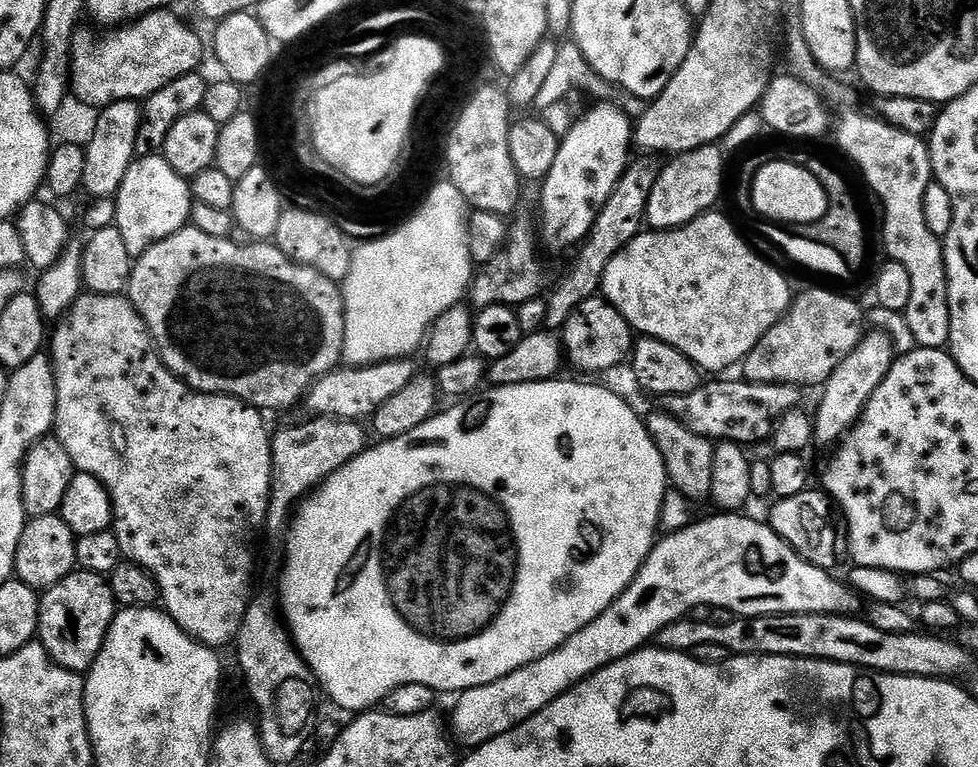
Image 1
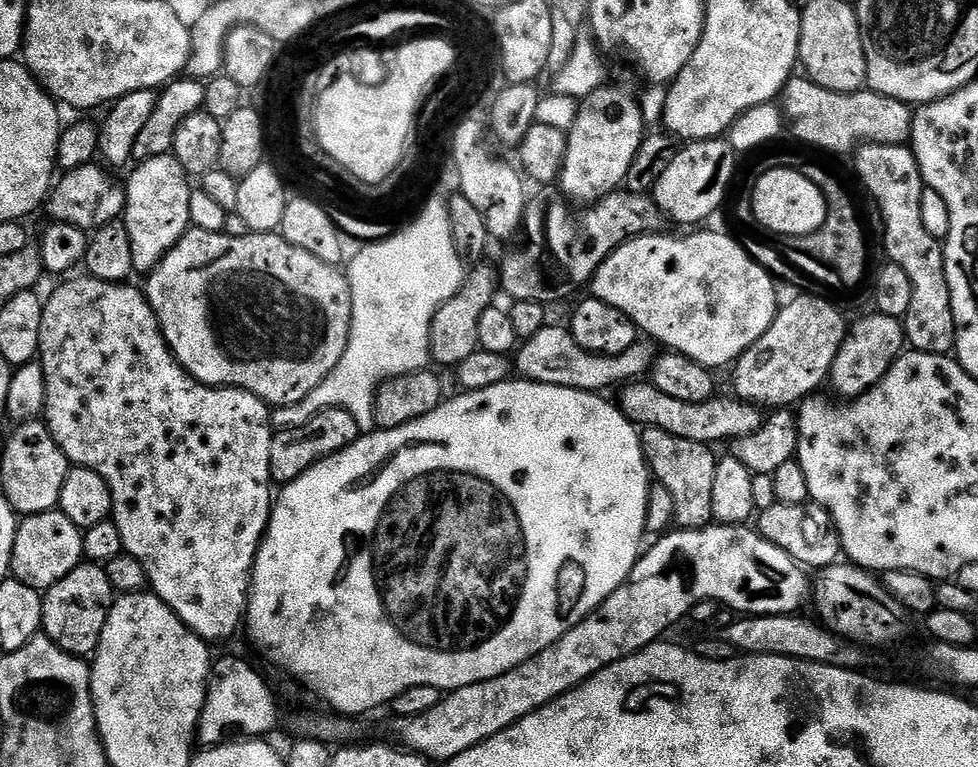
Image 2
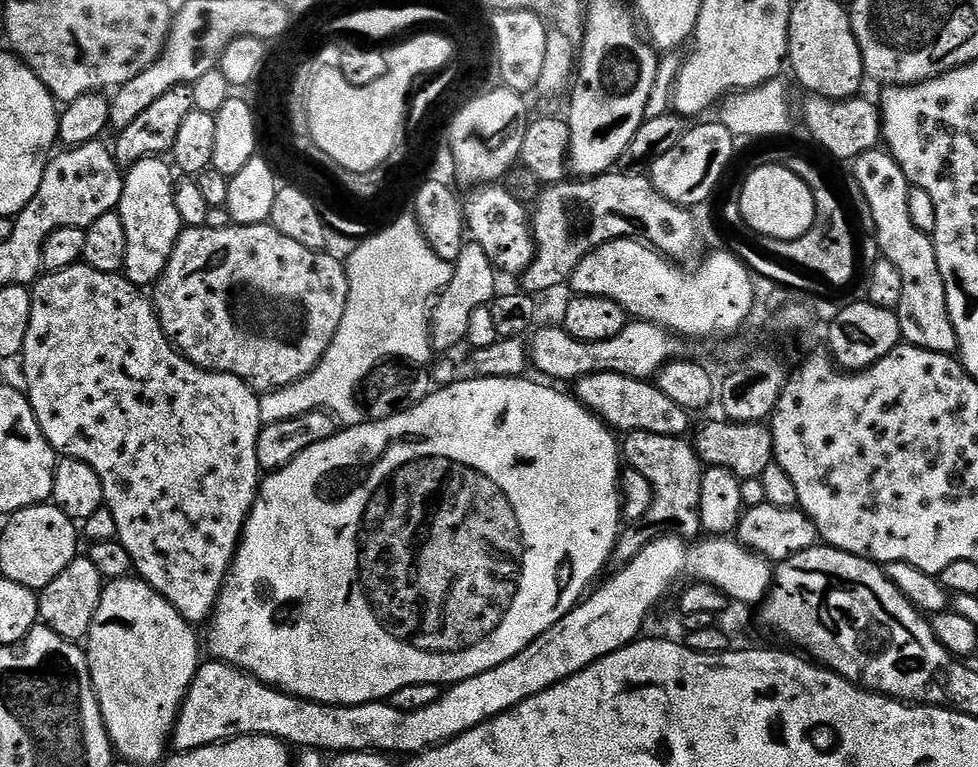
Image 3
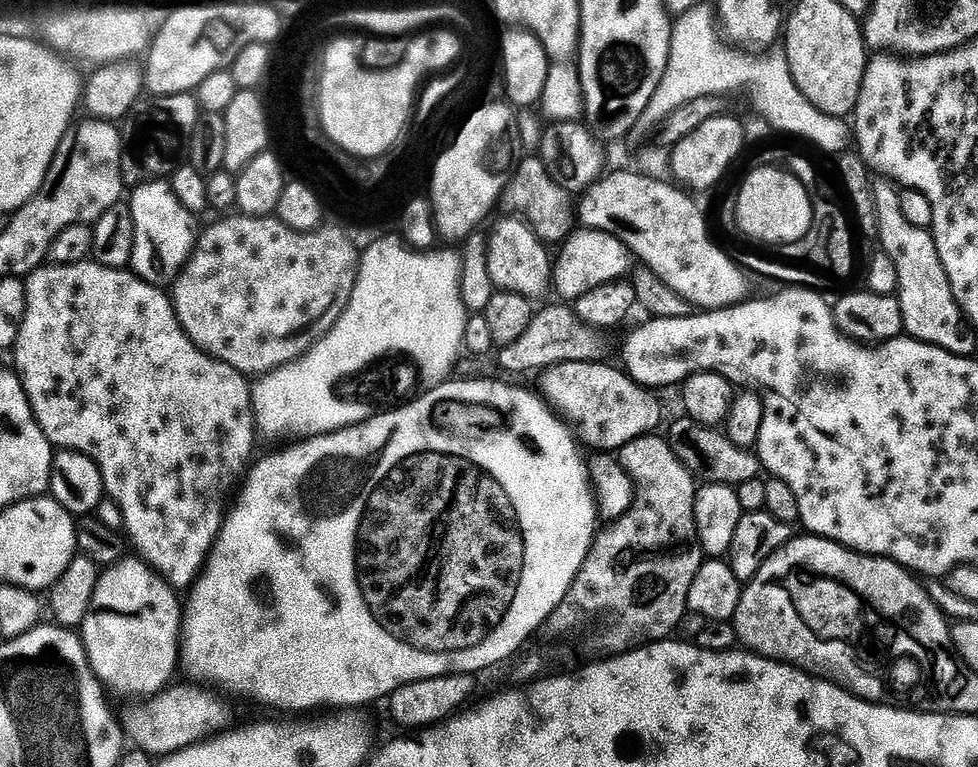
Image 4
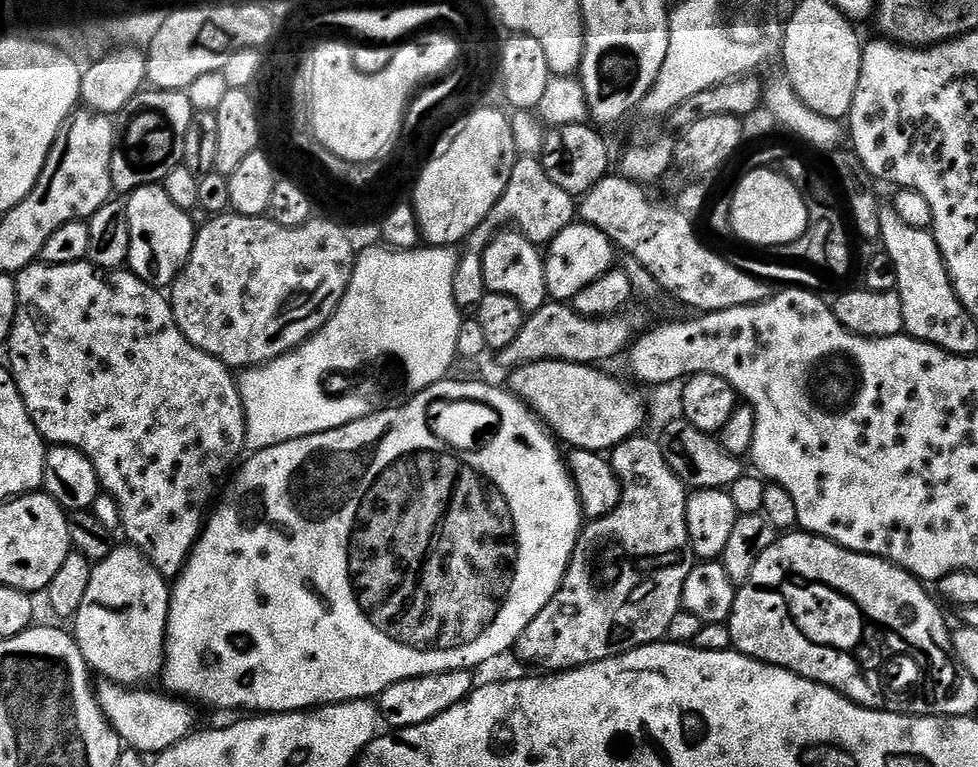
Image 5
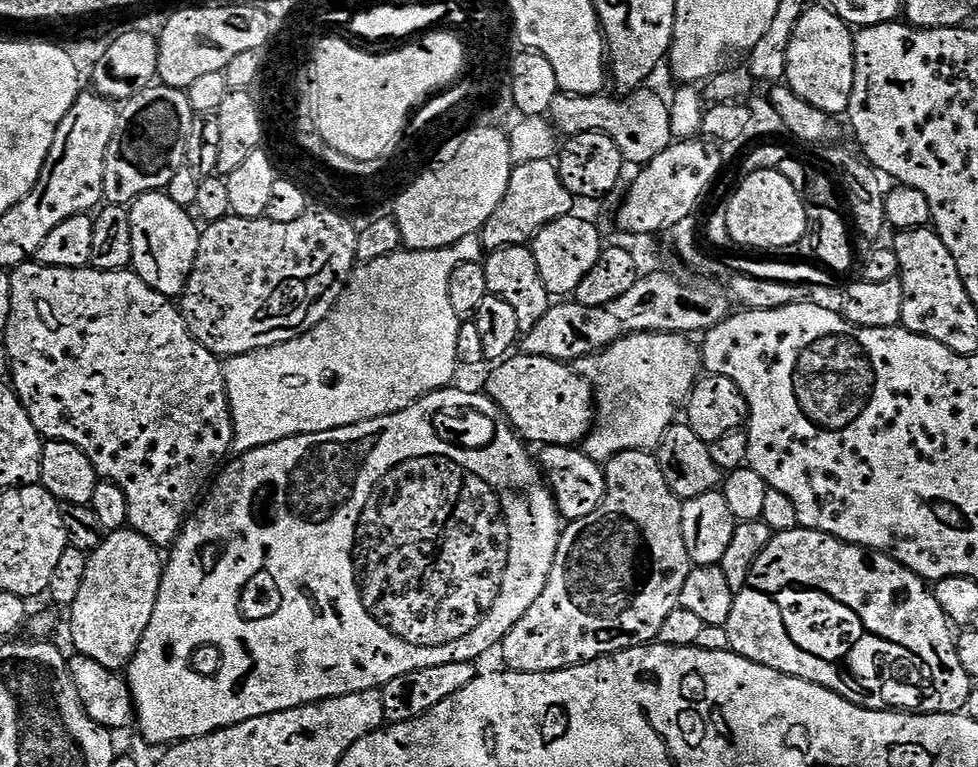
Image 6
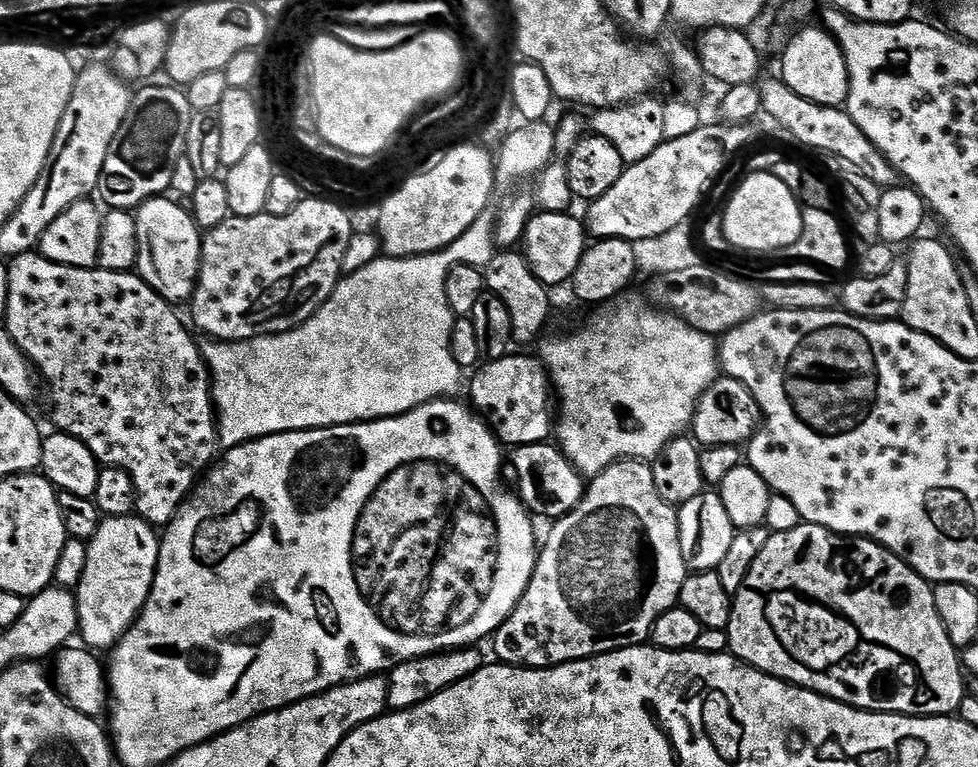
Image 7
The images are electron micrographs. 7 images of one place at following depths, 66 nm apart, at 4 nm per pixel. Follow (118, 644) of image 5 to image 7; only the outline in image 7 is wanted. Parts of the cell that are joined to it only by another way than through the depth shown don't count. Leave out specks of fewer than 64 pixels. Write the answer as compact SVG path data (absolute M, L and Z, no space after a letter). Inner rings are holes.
M138 514L101 519L94 538L87 541L86 570L74 589L80 615L78 636L89 649L111 650L132 628L154 586L160 542L157 529Z

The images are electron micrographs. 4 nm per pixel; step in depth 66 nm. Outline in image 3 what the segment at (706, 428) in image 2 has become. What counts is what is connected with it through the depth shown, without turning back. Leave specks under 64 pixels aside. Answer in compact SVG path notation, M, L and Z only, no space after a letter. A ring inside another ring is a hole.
M599 372L575 381L574 388L576 399L617 433L653 432L681 438L687 435L690 413L672 399L666 398L666 394L662 394L662 390L648 380Z

